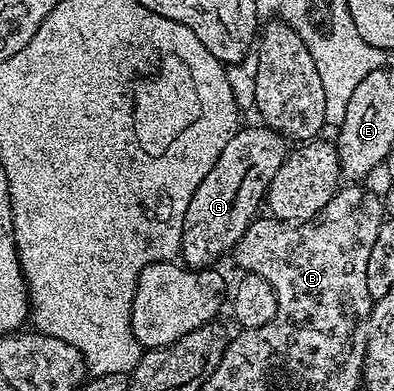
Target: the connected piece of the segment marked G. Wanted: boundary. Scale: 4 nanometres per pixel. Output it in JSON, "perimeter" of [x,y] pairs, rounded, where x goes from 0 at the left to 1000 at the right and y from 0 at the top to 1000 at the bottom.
{"perimeter":[[[668,315],[609,325],[584,366],[533,430],[482,529],[472,529],[472,560],[462,570],[457,657],[470,680],[523,688],[551,675],[558,655],[586,650],[604,611],[635,568],[650,563],[675,514],[675,496],[706,427],[731,404],[736,363],[728,350],[698,340]]]}

